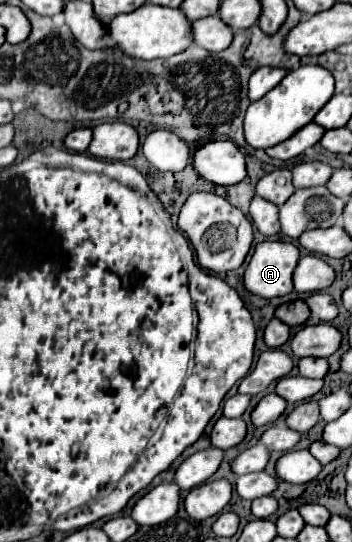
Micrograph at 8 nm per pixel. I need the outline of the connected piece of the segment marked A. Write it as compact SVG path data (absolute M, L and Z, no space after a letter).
M285 241L257 243L245 271L245 287L253 295L271 299L293 291L293 269L299 261L299 249Z

